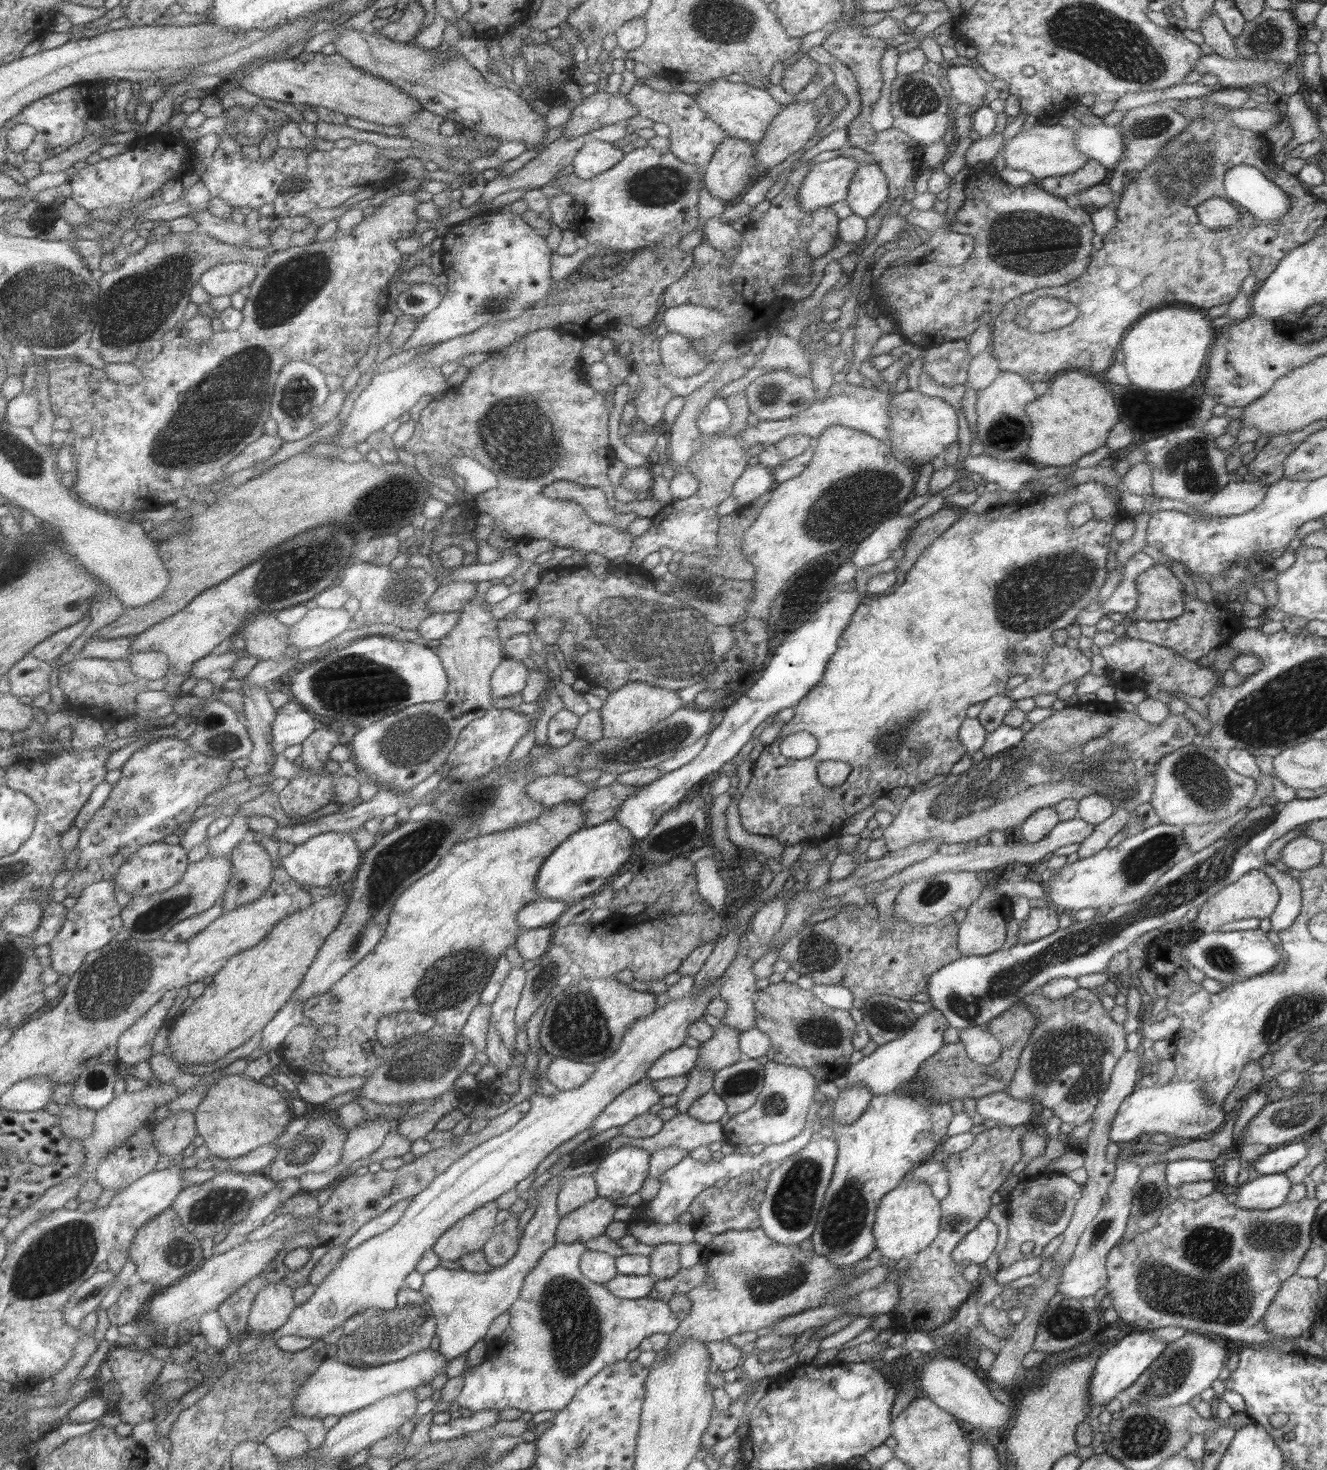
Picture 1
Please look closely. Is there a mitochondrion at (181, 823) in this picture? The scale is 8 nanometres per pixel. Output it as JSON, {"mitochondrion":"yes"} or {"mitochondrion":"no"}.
{"mitochondrion":"no"}

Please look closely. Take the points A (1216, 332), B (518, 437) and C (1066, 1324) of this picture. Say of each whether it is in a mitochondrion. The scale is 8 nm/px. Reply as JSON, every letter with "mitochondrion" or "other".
{"A":"other","B":"mitochondrion","C":"mitochondrion"}

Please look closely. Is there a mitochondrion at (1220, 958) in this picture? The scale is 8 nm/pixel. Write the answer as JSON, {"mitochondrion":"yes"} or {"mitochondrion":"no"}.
{"mitochondrion":"yes"}

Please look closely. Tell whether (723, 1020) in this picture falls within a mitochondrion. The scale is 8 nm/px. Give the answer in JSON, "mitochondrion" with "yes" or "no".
{"mitochondrion":"no"}

